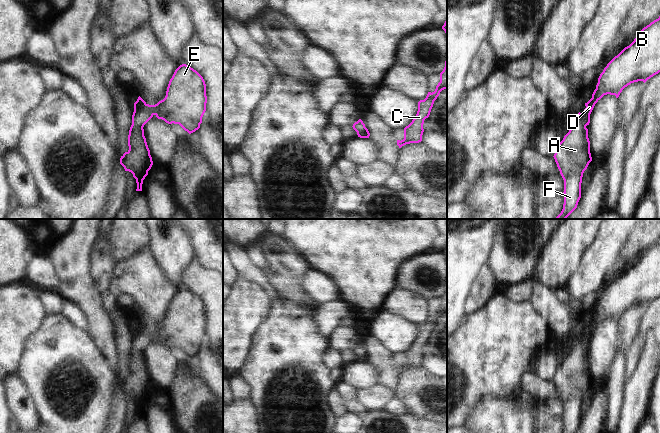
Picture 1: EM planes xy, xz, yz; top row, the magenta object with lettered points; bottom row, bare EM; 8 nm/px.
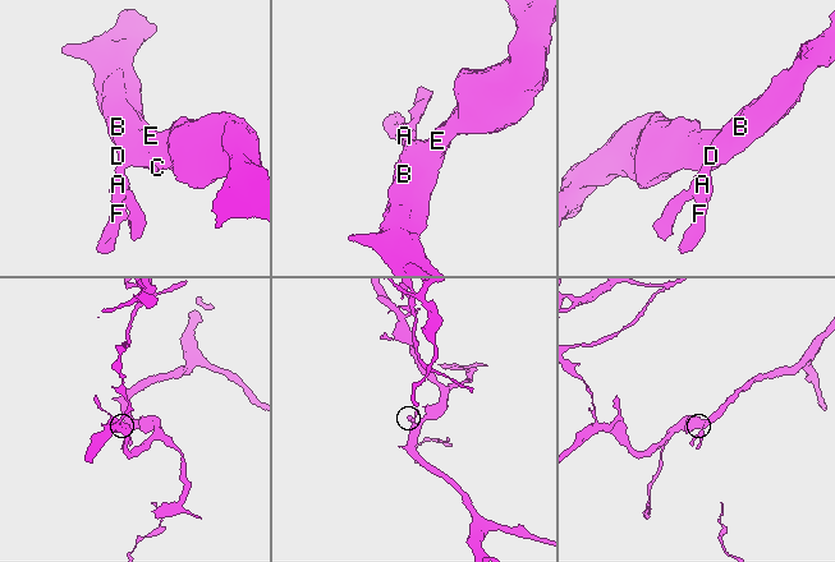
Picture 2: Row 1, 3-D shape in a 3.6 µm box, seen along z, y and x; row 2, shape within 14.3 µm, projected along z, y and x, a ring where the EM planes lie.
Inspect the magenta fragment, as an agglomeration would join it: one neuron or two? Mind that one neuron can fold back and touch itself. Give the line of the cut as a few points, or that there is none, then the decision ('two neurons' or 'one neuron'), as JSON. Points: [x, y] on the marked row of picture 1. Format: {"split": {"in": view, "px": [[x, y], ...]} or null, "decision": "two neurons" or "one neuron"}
{"split": null, "decision": "one neuron"}

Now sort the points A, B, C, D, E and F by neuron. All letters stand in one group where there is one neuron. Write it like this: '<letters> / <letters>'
A B C D E F

